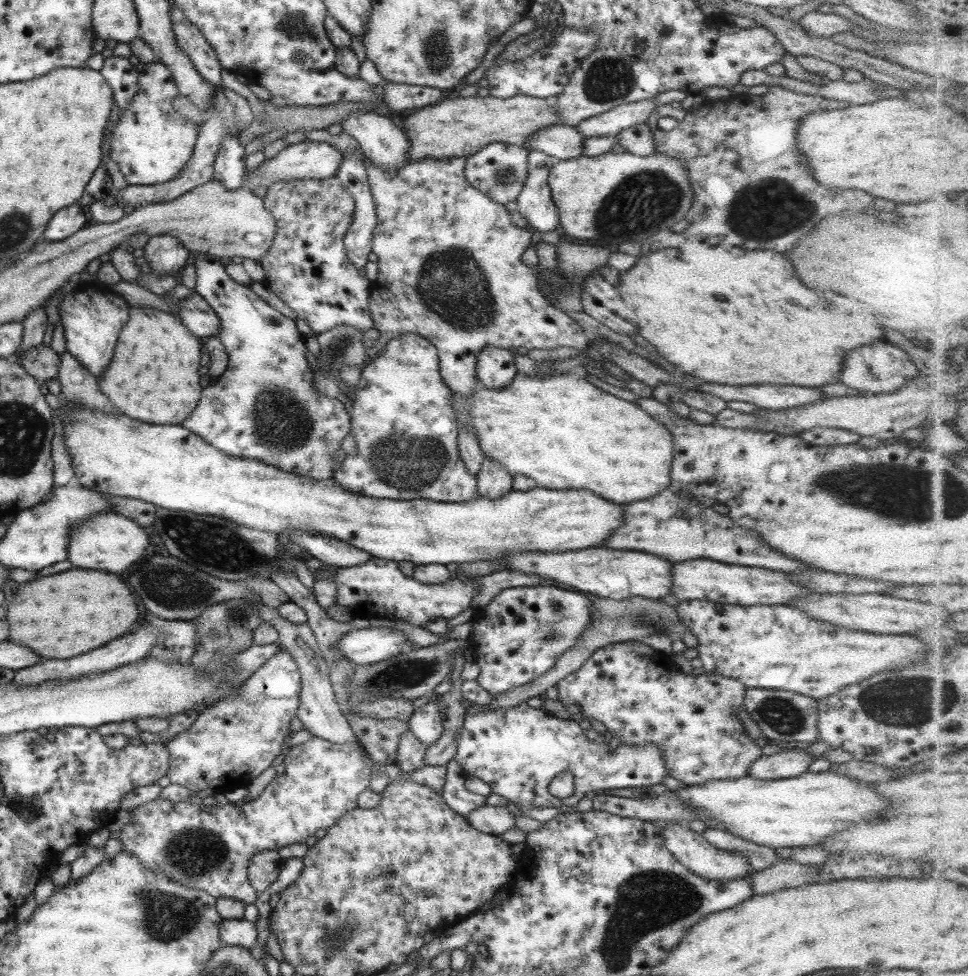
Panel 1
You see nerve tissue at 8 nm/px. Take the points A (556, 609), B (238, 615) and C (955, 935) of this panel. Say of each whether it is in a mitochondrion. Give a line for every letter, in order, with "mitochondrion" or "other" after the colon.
A: mitochondrion
B: mitochondrion
C: other

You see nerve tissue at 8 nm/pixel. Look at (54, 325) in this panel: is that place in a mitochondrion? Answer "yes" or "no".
no

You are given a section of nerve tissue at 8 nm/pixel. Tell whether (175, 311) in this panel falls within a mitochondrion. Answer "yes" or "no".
no

